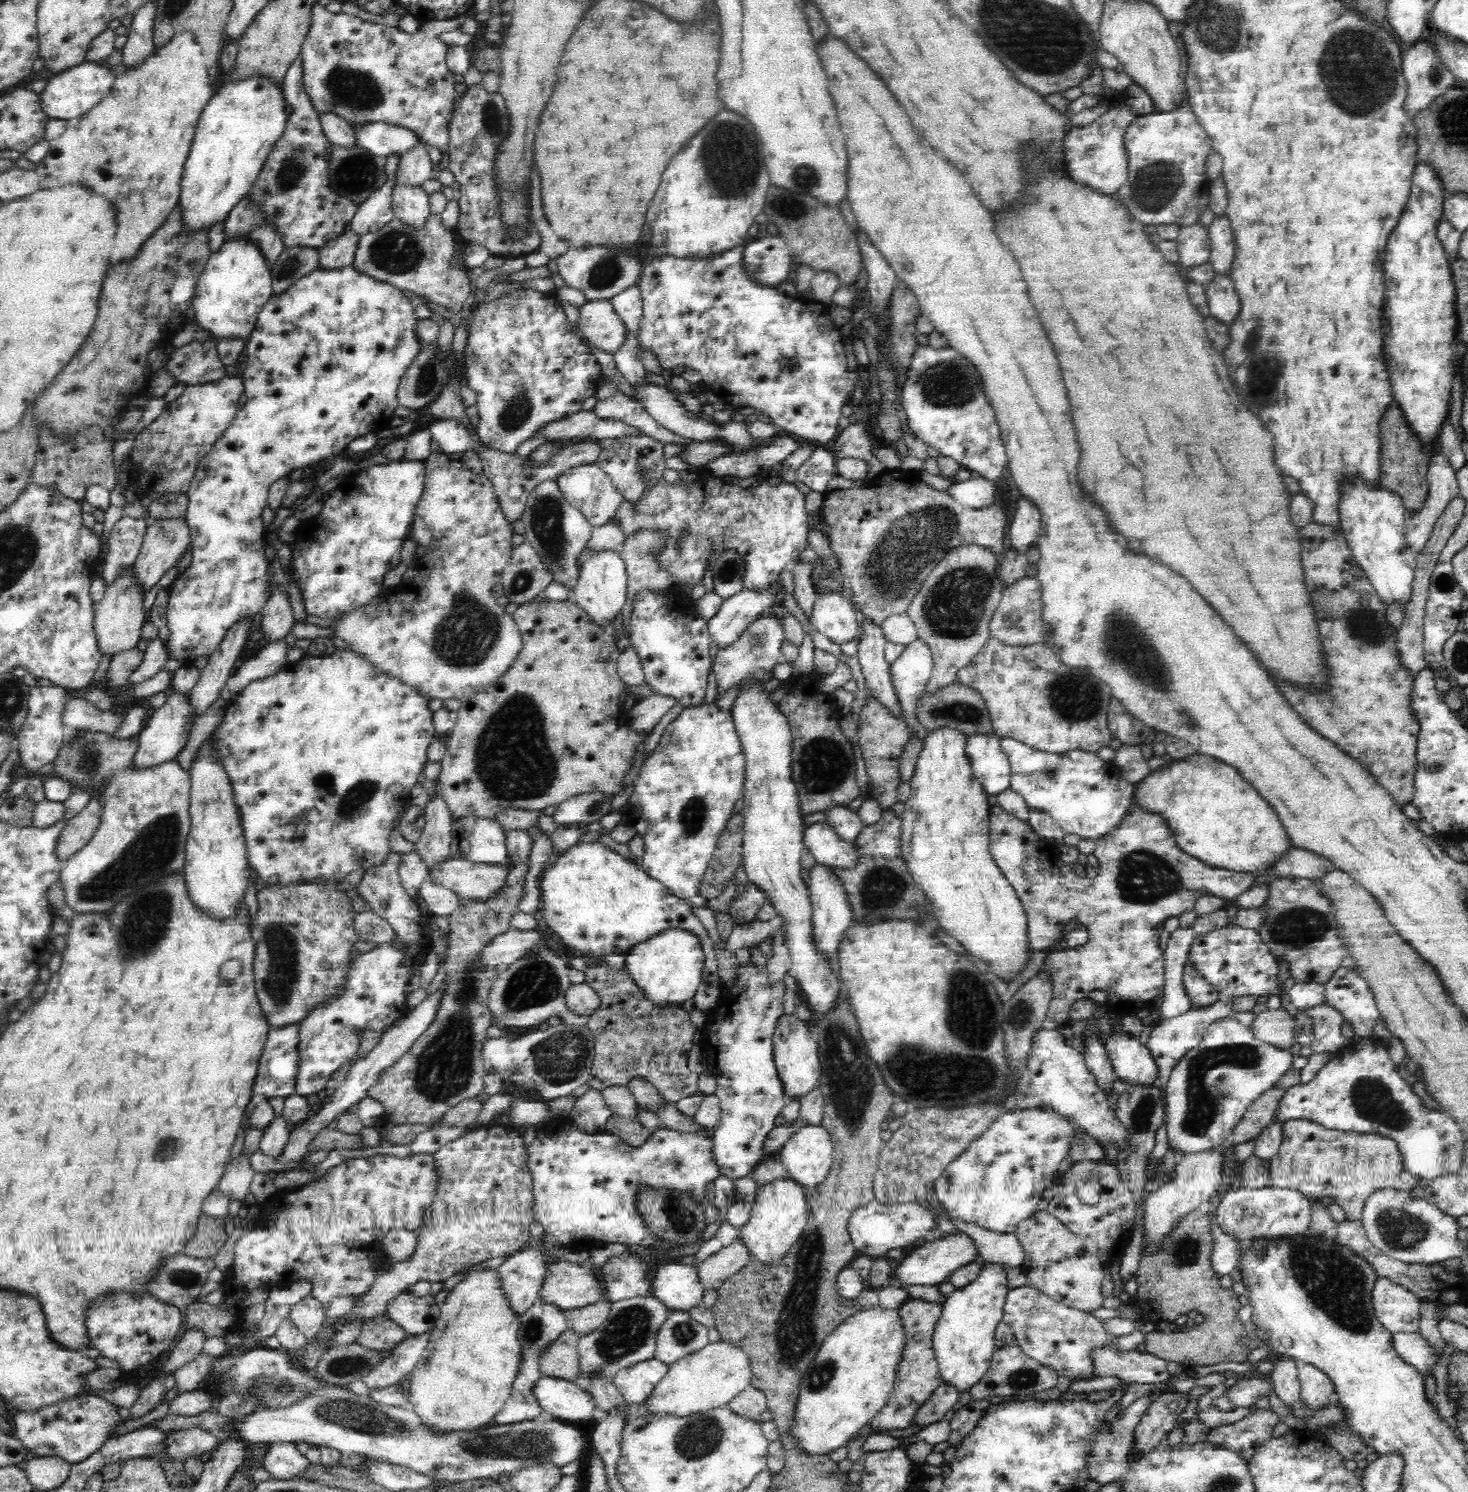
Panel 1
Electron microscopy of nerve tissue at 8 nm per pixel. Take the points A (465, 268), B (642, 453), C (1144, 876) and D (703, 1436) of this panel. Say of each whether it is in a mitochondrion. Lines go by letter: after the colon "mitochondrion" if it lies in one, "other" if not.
A: other
B: other
C: mitochondrion
D: mitochondrion

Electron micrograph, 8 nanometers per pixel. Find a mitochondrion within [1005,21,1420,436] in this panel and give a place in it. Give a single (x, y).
(1349, 84)

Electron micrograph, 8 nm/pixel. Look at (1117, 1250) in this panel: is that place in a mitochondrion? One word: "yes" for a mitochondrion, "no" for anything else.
no

